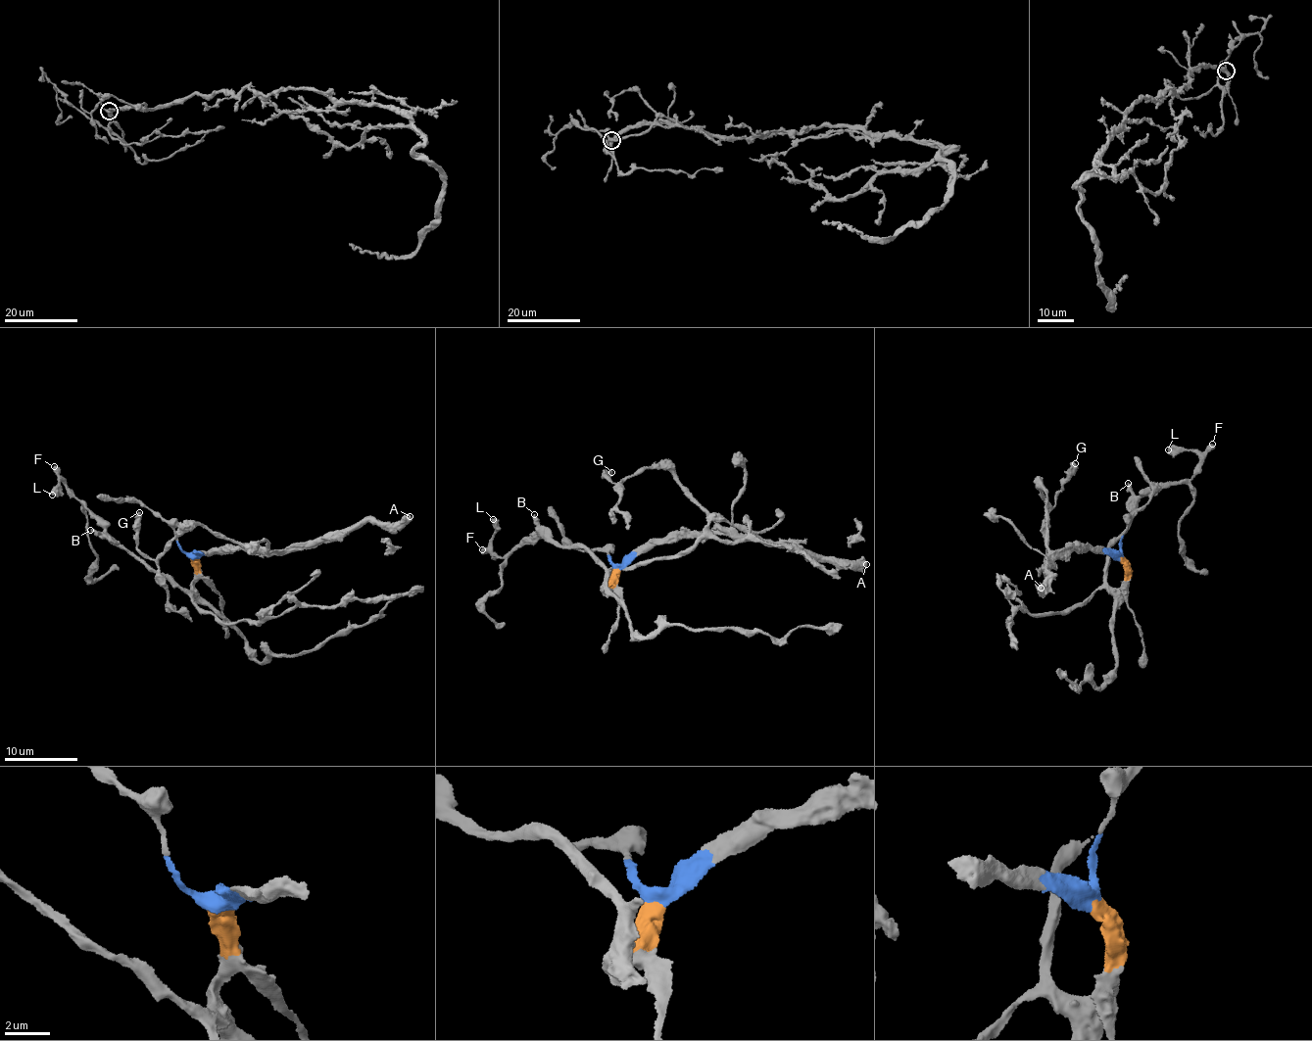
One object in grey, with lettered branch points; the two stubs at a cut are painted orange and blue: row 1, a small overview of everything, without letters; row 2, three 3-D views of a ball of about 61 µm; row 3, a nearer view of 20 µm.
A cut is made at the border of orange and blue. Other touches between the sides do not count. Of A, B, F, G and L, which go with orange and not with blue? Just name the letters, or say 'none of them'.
B, F, L

